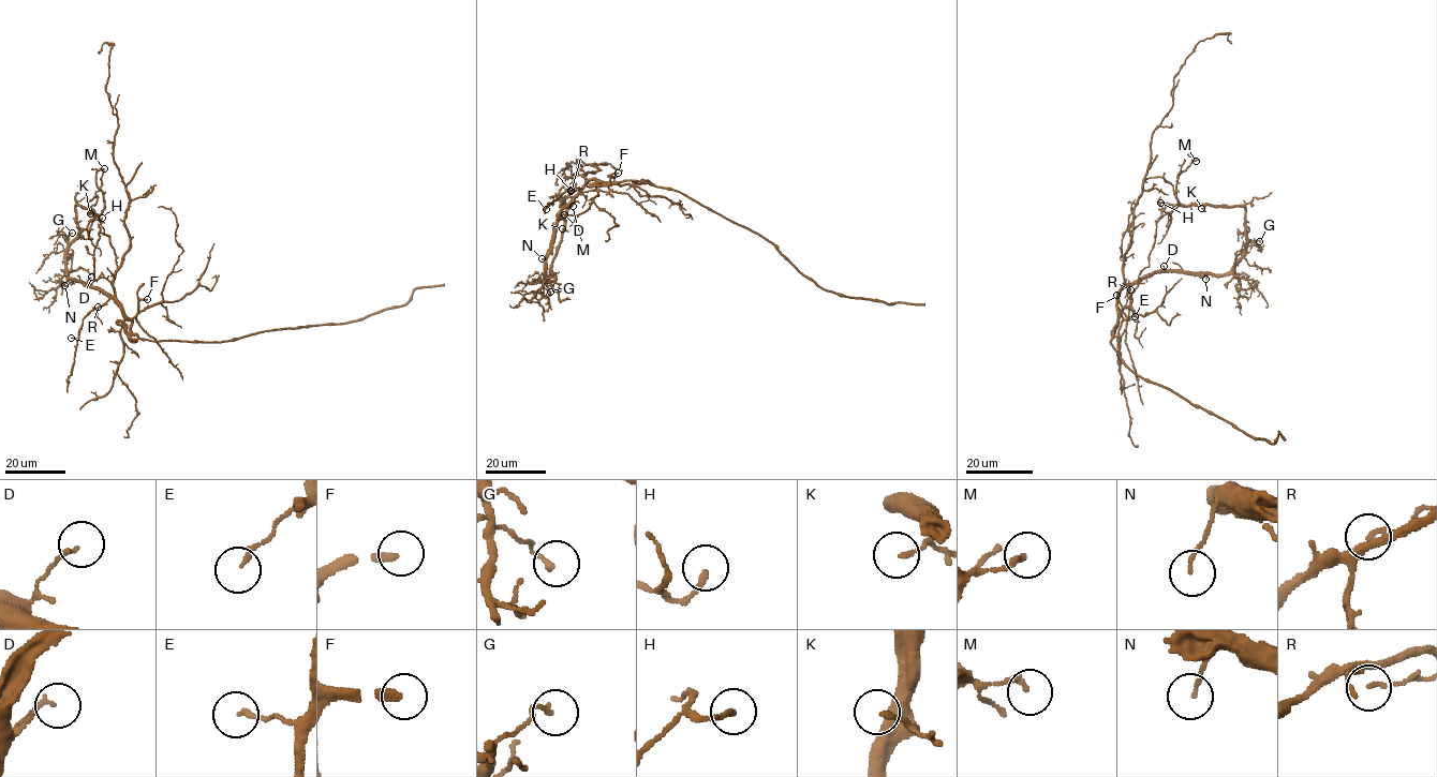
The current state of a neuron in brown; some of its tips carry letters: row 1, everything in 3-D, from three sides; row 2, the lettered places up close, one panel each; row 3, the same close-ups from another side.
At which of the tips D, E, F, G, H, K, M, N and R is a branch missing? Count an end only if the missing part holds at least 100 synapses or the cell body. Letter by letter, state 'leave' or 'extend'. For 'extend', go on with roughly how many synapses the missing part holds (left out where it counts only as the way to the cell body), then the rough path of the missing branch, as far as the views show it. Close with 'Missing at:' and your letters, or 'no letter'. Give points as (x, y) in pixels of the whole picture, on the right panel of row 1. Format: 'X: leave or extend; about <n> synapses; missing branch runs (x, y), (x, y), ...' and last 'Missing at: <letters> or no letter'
D: leave
E: leave
F: extend; missing branch runs (1116, 295), (1109, 297), (1102, 289), (1102, 263), (1089, 223)
G: leave
H: leave
K: leave
M: leave
N: leave
R: leave
Missing at: F

